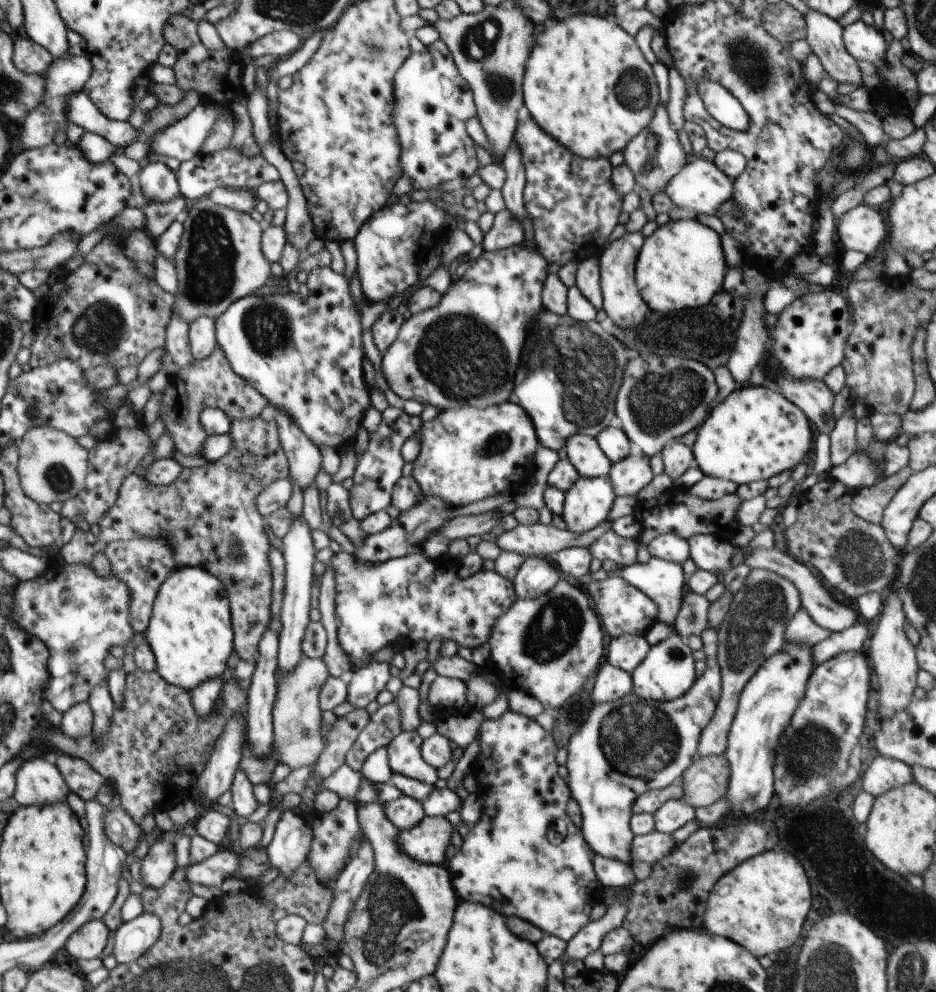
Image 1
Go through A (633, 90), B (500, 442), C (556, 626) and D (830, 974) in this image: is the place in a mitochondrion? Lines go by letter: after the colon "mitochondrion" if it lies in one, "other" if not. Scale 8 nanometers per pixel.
A: mitochondrion
B: mitochondrion
C: mitochondrion
D: mitochondrion

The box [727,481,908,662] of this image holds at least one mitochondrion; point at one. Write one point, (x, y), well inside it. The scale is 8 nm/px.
(861, 560)

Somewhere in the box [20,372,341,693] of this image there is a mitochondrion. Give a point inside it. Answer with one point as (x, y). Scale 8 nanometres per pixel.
(58, 478)

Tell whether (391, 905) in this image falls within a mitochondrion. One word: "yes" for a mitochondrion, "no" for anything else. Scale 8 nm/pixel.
yes

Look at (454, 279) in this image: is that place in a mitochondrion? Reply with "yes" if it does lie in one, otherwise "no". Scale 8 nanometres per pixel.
no

